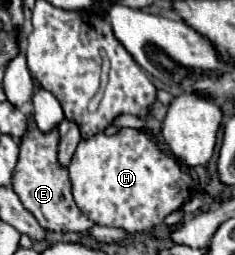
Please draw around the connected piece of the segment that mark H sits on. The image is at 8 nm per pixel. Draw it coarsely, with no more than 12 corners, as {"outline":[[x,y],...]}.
{"outline":[[147,132],[81,140],[75,204],[151,232],[193,194]]}

